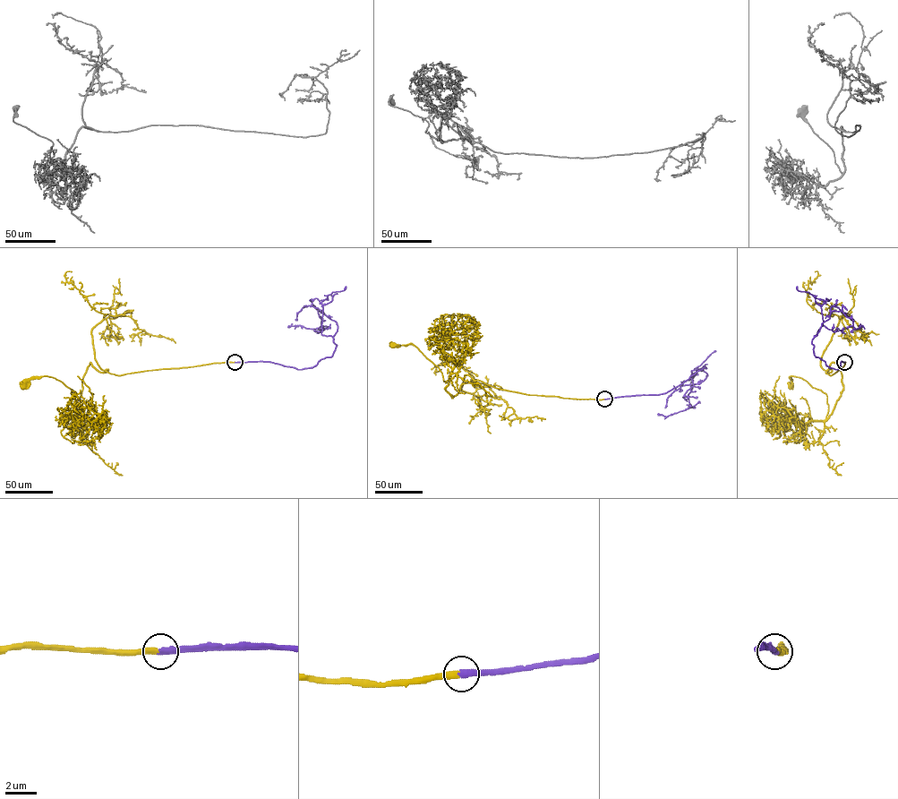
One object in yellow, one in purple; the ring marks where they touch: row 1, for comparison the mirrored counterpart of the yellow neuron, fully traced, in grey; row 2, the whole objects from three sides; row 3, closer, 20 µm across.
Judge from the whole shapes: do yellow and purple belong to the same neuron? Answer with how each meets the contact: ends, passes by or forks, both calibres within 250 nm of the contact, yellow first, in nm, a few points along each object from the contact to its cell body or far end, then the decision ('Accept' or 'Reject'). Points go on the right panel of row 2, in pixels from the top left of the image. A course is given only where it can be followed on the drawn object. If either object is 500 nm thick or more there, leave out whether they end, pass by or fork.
At the ring yellow ends. At the ring purple ends. Thickness 380 nm (yellow) against 380 nm. Course of yellow: (844, 362), (825, 372), (837, 365), (843, 386), (826, 419), (826, 395), (799, 377), (790, 376), (791, 386). Course of purple: (844, 362), (837, 369), (828, 367), (814, 354), (812, 339), (833, 311), (851, 319), (855, 328), (859, 325). Accept

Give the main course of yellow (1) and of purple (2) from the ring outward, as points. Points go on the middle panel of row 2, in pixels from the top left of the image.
1: (604, 399), (526, 394), (478, 380), (452, 398), (448, 381), (417, 347), (394, 345)
2: (604, 399), (665, 393), (704, 365), (706, 376), (692, 385), (688, 397), (691, 407), (666, 416), (658, 413)

